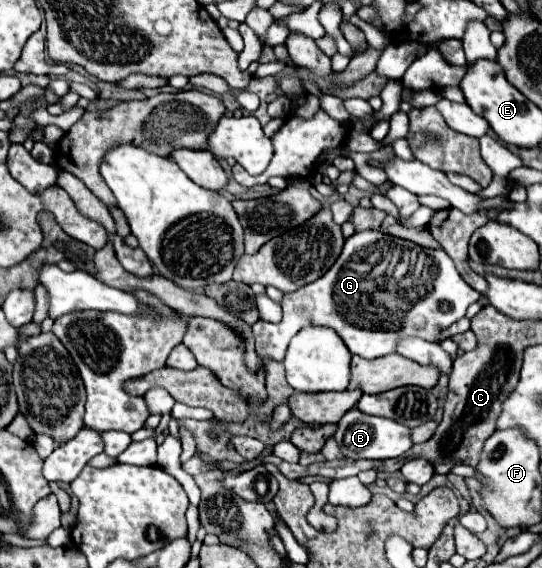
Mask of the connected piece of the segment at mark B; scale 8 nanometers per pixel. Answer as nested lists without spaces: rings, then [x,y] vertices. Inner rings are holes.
[[[360,409],[348,411],[336,425],[334,439],[348,459],[392,459],[402,457],[414,443],[410,439],[410,429],[402,423],[384,419],[384,417],[372,417],[360,413]]]

